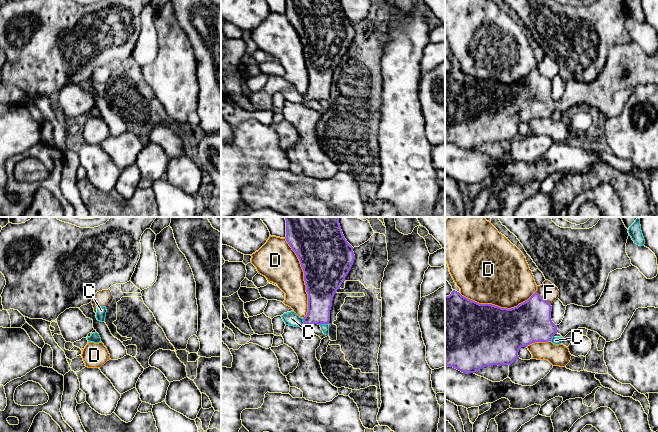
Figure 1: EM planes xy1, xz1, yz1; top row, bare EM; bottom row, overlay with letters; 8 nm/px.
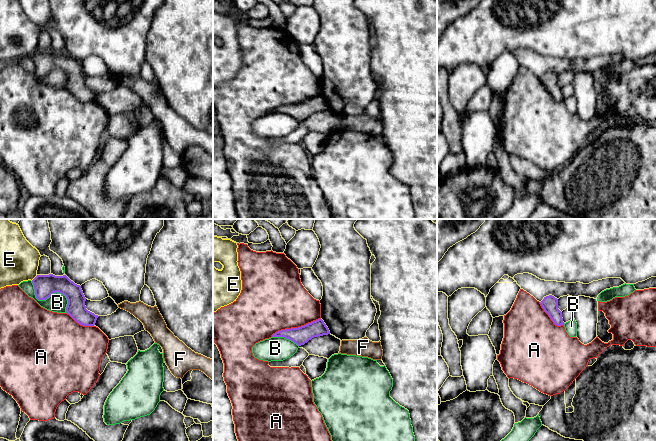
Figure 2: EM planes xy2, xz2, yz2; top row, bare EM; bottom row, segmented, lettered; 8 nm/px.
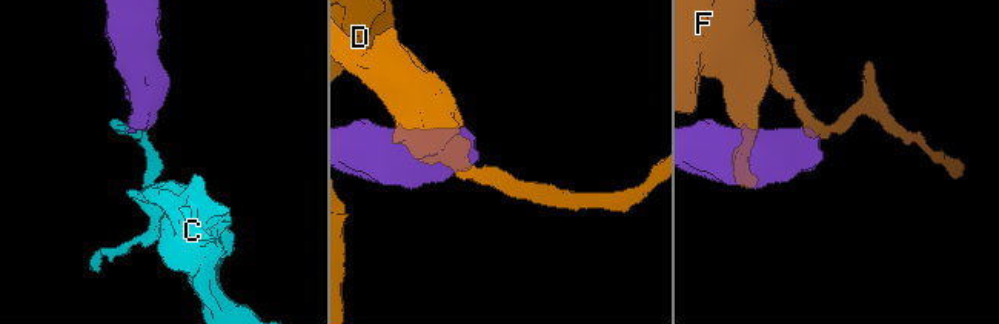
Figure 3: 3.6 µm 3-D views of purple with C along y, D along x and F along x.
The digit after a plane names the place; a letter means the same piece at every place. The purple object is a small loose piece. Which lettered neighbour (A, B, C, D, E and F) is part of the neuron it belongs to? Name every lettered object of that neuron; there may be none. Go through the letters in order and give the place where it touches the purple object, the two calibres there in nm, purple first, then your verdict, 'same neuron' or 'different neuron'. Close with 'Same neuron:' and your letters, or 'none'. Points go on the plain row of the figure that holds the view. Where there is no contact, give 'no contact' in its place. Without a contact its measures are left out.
A: meets purple in xz2 at (295, 104); 140 nm thick on the purple side, 440 nm on the other; different neuron
B: meets purple in xy2 at (51, 70); 180 nm thick on the purple side, 160 nm on the other; different neuron
C: meets purple in xz1 at (303, 97); 200 nm thick on the purple side, 110 nm on the other; different neuron
D: meets purple in xz1 at (304, 54); 420 nm thick on the purple side, 300 nm on the other; different neuron
E: meets purple in xy2 at (35, 53); 180 nm thick on the purple side, 320 nm on the other; different neuron
F: meets purple in yz1 at (543, 75); 320 nm thick on the purple side, 150 nm on the other; different neuron
Same neuron: none

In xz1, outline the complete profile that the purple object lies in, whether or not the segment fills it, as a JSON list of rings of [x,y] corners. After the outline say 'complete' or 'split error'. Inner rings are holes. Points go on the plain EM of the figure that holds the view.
[[[286,0],[287,19],[296,29],[304,48],[306,68],[308,70],[308,88],[303,94],[303,103],[286,101],[281,111],[284,120],[291,123],[298,132],[298,142],[286,154],[290,163],[303,168],[303,174],[317,179],[332,177],[339,171],[338,164],[333,162],[322,149],[320,138],[316,134],[316,125],[321,114],[309,109],[305,104],[312,100],[328,100],[334,70],[349,49],[355,35],[353,23],[345,15],[340,0]]] | split error

